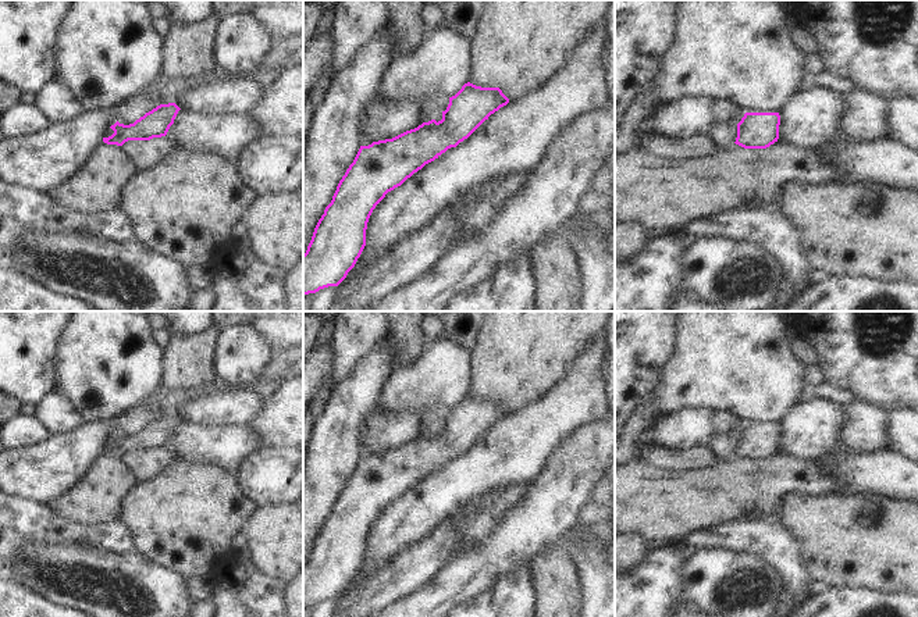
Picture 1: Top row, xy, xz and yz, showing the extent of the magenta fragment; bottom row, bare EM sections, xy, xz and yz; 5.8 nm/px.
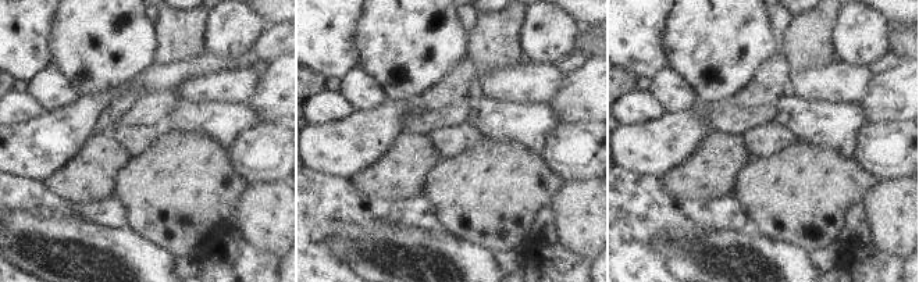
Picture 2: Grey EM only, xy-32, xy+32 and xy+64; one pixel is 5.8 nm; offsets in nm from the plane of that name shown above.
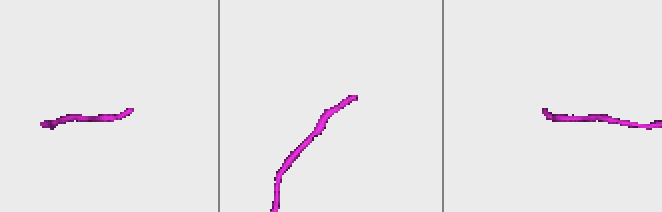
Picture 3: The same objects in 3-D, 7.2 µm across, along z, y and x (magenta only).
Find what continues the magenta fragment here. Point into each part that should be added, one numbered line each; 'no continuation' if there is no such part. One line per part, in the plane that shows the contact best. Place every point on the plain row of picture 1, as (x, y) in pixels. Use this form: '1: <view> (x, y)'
no continuation

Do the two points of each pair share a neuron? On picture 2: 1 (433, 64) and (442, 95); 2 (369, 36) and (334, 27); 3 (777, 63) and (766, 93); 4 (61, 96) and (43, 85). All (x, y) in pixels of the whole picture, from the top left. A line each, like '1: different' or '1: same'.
1: different
2: different
3: same
4: same

